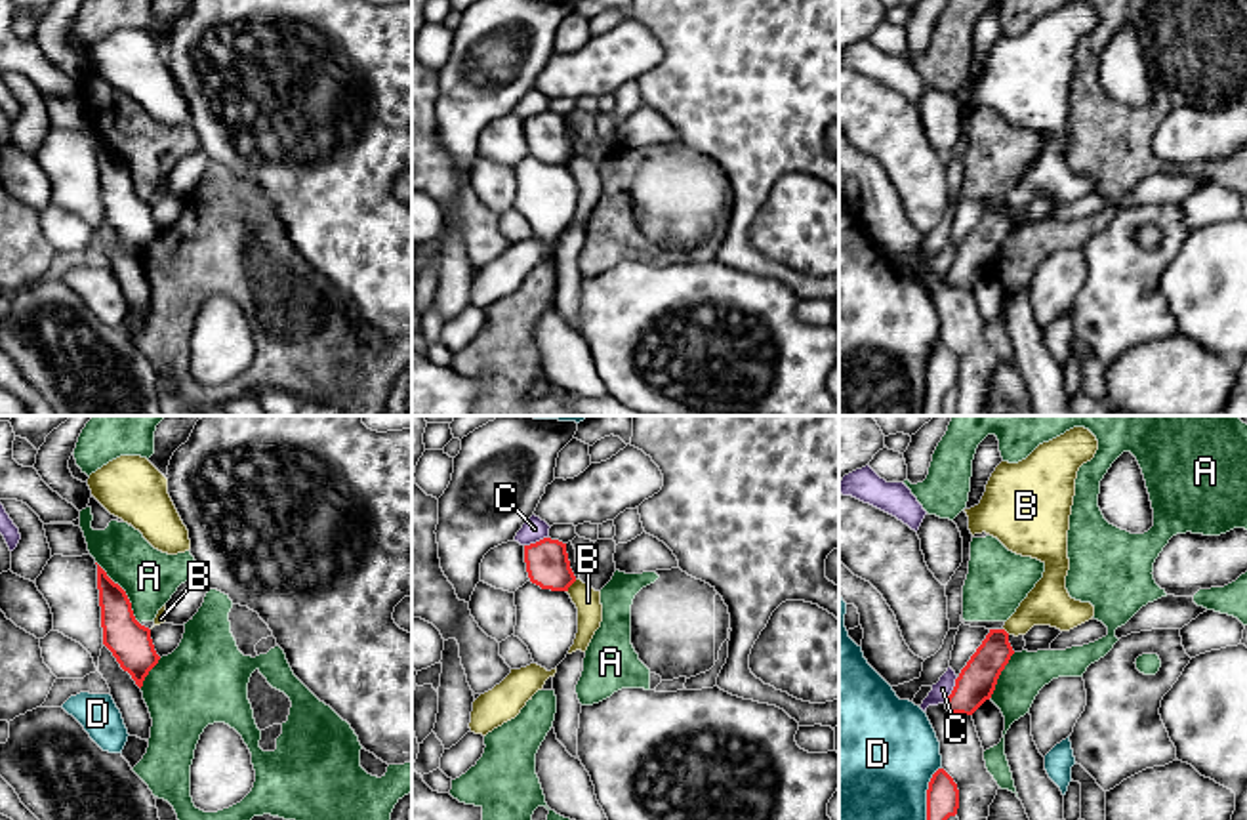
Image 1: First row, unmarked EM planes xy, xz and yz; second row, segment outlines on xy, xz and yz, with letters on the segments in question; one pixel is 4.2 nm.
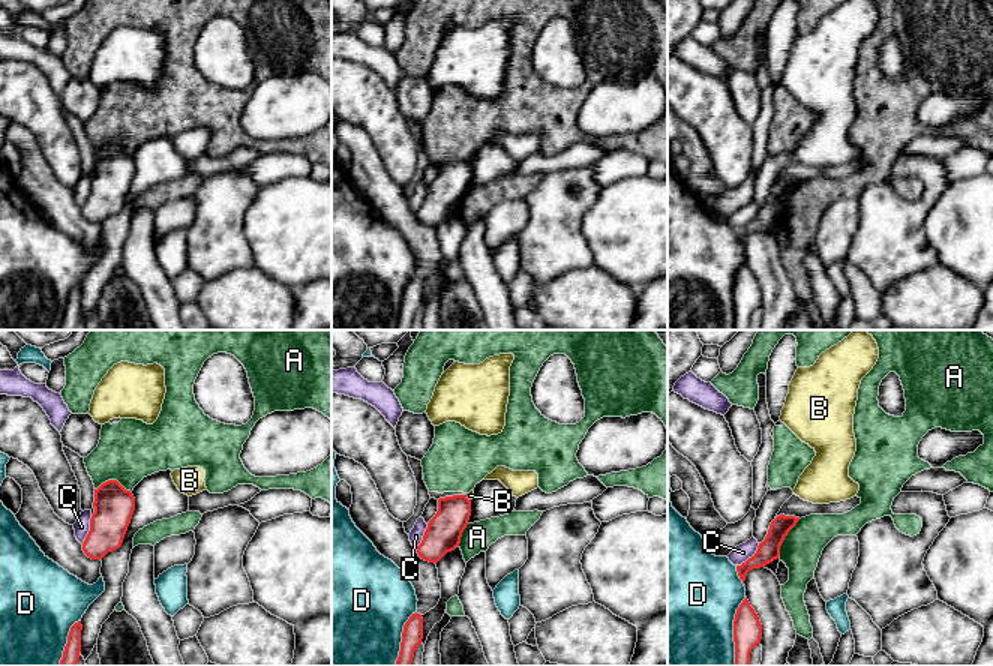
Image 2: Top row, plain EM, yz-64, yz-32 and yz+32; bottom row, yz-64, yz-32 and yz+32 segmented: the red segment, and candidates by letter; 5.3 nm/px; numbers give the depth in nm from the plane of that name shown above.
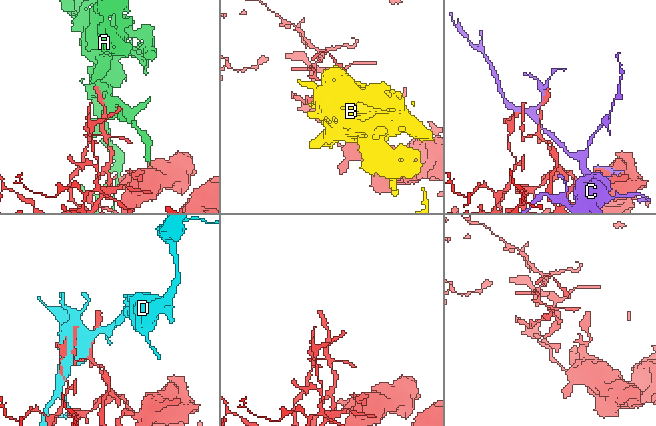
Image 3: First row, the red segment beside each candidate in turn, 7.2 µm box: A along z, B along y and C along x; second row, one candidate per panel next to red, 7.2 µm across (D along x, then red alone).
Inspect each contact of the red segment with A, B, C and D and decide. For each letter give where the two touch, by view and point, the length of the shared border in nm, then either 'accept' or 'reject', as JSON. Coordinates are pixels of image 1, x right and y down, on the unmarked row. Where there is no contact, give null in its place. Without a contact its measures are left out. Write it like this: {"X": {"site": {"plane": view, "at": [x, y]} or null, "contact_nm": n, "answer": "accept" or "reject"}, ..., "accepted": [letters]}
{"A": {"site": {"plane": "xy", "at": [124, 166]}, "contact_nm": 320, "answer": "reject"}, "B": {"site": {"plane": "xz", "at": [571, 157]}, "contact_nm": 70, "answer": "reject"}, "C": {"site": {"plane": "yz", "at": [952, 264]}, "contact_nm": 130, "answer": "reject"}, "D": {"site": {"plane": "yz", "at": [927, 378]}, "contact_nm": 340, "answer": "reject"}, "accepted": []}

